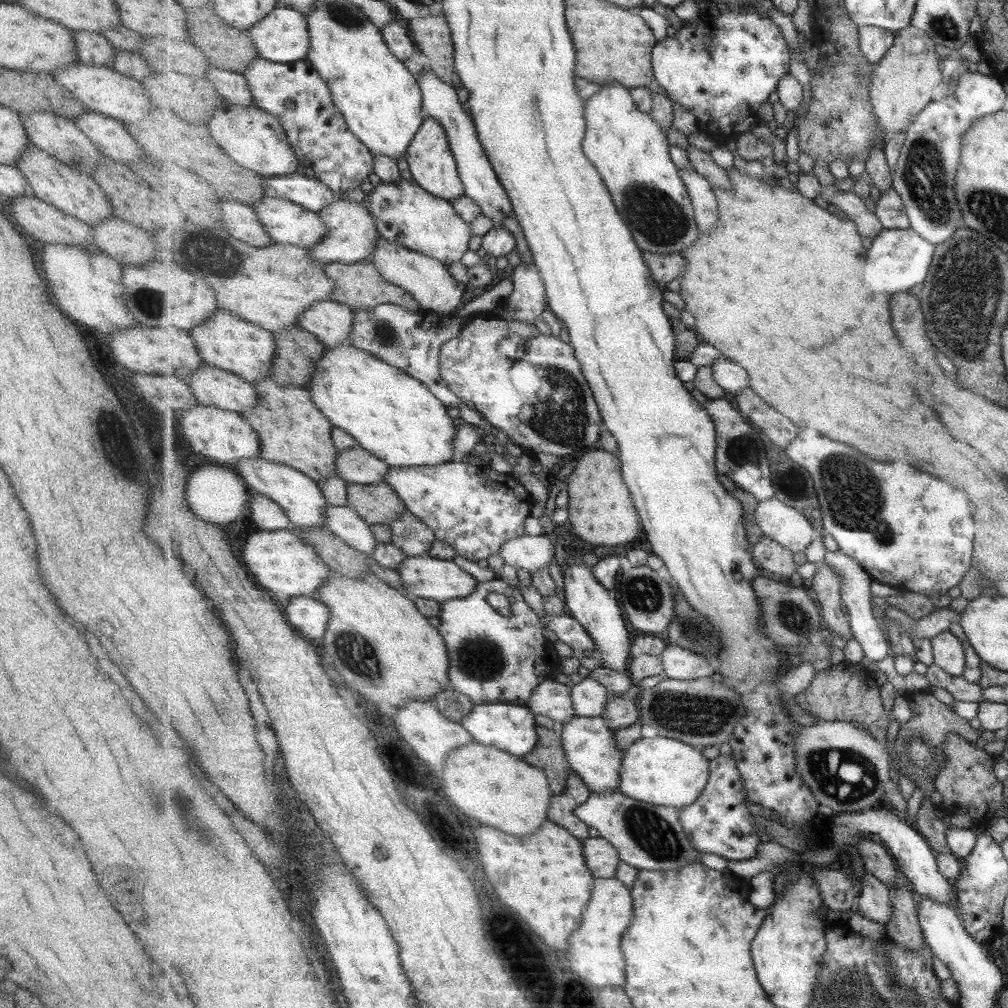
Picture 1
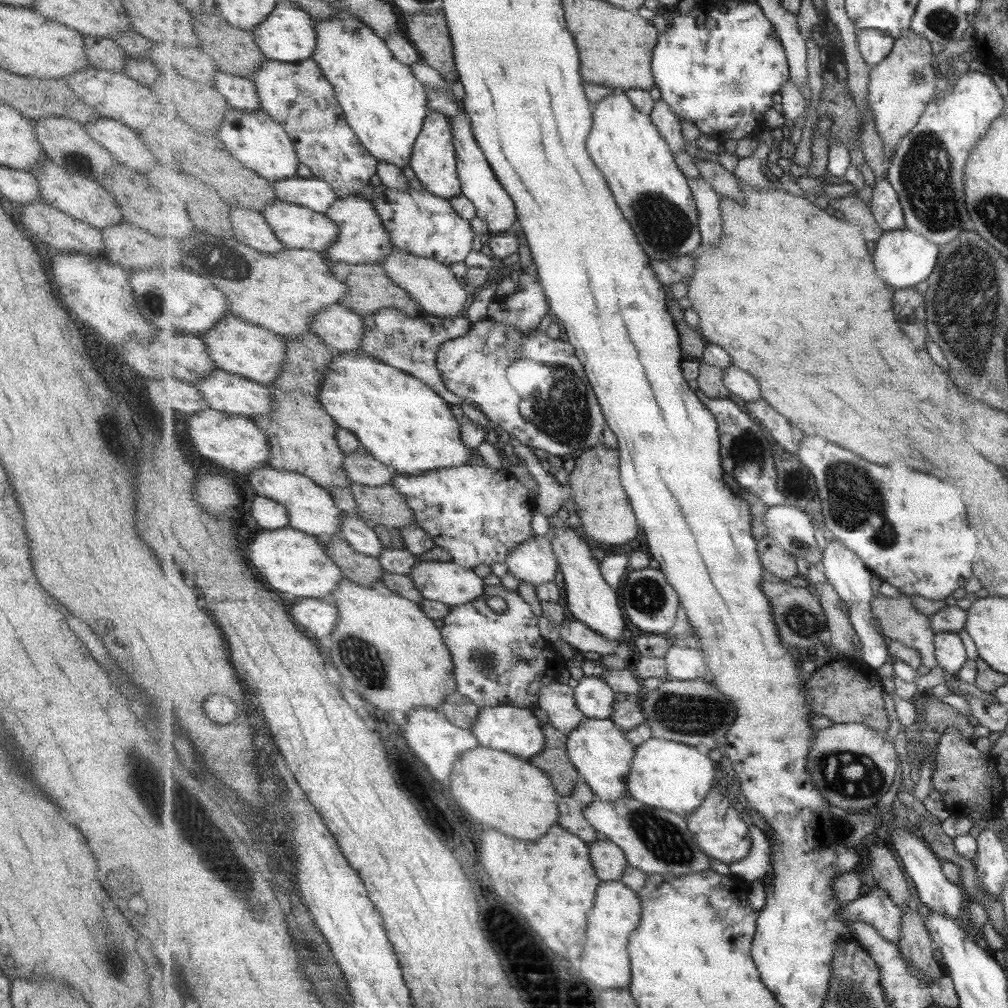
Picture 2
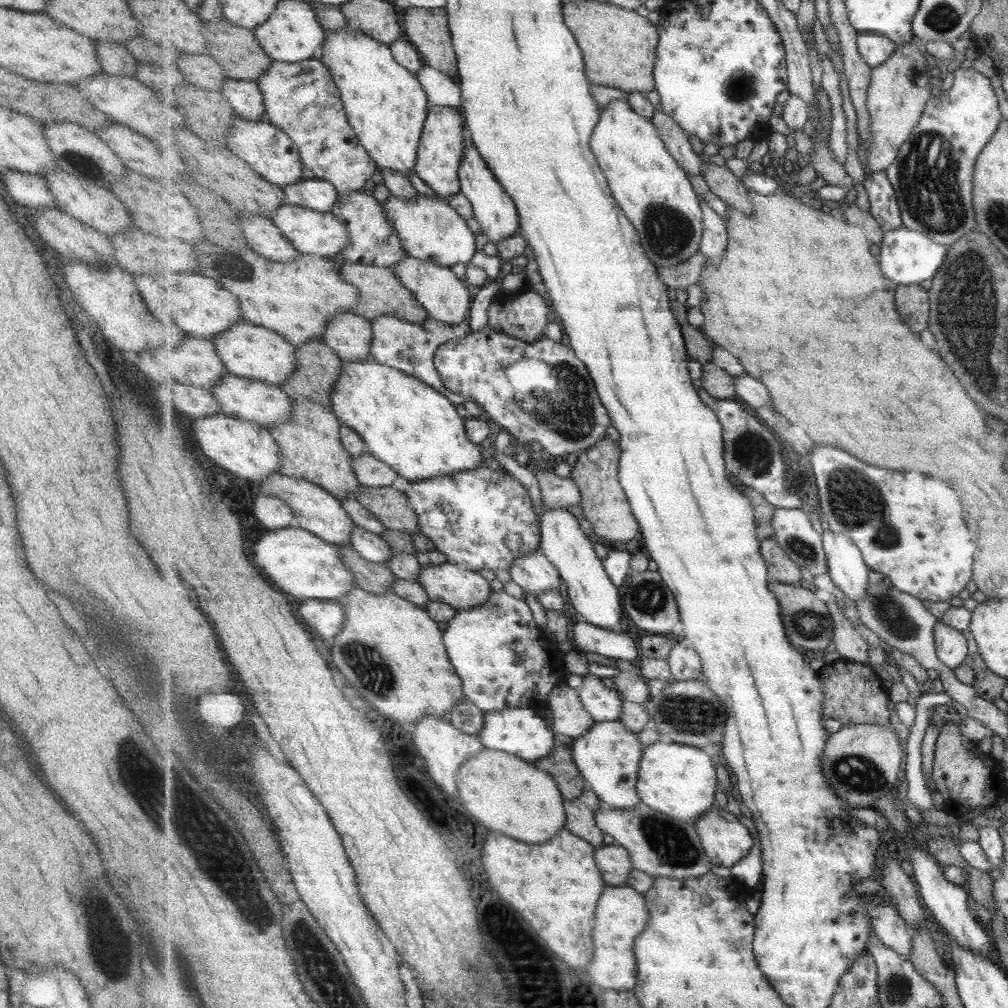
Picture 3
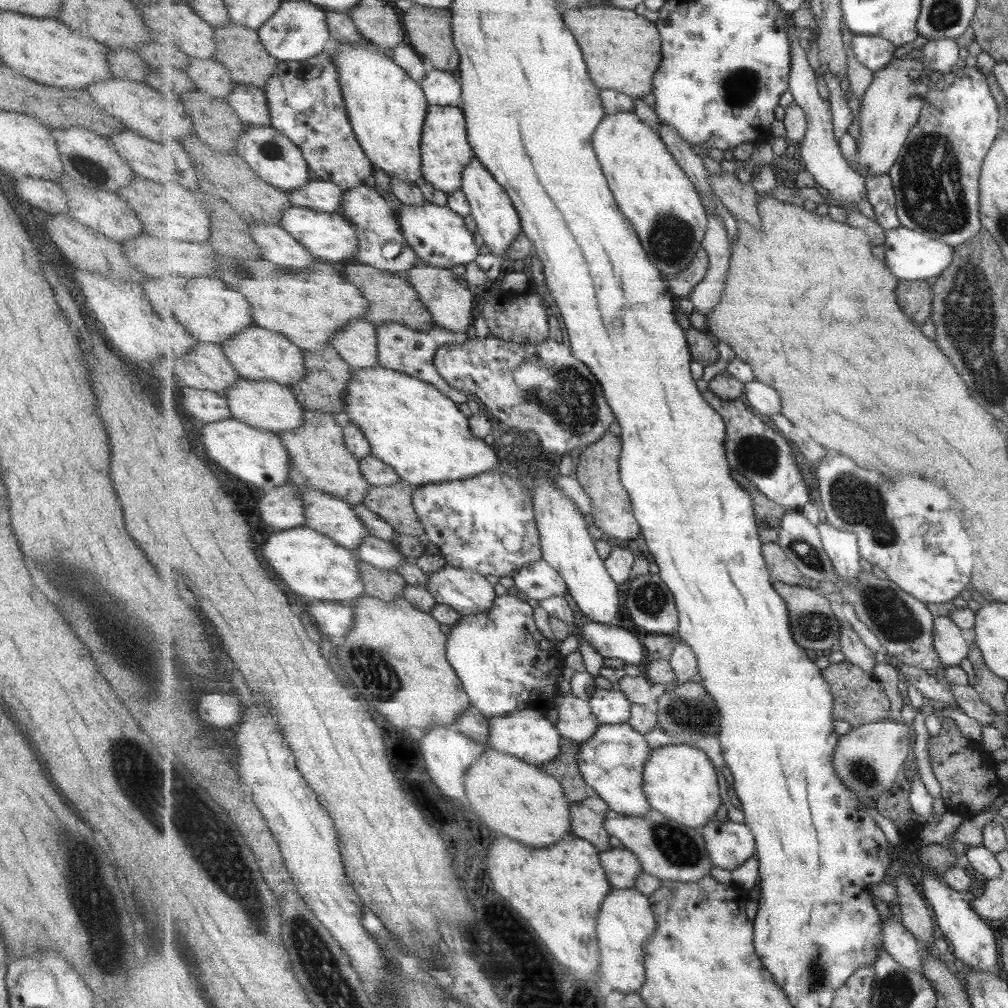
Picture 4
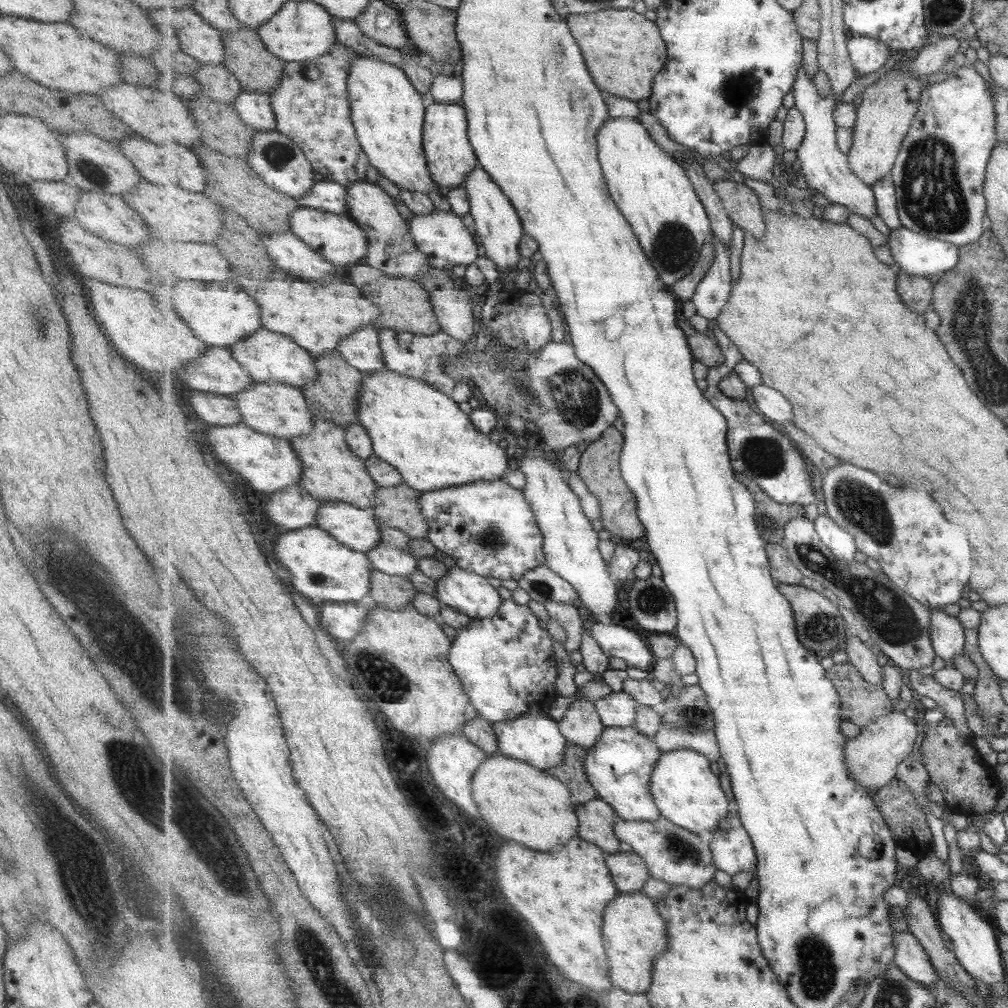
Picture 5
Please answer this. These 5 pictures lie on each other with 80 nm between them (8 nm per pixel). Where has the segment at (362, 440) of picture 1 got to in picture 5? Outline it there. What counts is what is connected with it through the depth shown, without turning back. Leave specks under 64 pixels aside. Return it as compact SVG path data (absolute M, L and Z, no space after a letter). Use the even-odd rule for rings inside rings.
M387 368L364 373L358 398L358 420L373 441L374 454L394 466L403 475L404 482L421 493L459 487L478 480L505 479L505 474L510 470L505 449L477 430L470 415L459 409L458 401L424 380Z

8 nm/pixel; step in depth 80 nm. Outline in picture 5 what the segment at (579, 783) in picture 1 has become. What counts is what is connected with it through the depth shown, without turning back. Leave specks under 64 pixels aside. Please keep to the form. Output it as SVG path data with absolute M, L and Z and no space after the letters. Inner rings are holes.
M601 798L577 806L579 817L578 835L583 840L598 844L607 855L621 853L614 824L622 821L615 809Z

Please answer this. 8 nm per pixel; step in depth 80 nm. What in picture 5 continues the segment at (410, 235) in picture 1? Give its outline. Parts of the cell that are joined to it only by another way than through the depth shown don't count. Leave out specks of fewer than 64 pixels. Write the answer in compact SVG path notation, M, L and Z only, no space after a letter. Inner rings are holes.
M433 209L430 213L431 214L425 214L425 216L417 216L414 214L410 220L410 226L414 241L418 245L418 248L426 253L427 260L430 261L432 268L449 271L453 266L459 266L459 264L468 267L470 264L477 263L479 258L479 246L477 246L473 234L465 228L465 224L463 224L463 220L461 220L462 217L454 214L452 210Z

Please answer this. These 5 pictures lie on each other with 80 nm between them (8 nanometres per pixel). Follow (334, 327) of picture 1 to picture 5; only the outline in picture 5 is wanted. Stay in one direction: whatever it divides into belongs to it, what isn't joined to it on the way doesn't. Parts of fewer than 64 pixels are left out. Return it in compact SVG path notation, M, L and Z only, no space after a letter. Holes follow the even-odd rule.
M374 325L360 328L359 331L346 336L337 349L349 364L355 365L363 374L386 368L379 328Z

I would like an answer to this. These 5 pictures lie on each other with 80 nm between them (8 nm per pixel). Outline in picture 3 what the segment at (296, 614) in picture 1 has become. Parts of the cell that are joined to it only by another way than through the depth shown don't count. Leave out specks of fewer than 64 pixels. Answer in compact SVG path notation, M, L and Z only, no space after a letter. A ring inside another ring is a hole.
M313 599L302 604L298 611L309 629L317 632L323 640L329 640L333 644L333 638L343 630L345 624L342 600Z

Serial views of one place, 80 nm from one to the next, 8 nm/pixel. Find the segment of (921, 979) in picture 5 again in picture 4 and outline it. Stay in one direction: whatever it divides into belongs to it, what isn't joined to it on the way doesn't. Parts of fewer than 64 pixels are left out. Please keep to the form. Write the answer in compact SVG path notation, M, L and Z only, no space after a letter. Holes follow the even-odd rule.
M895 916L885 920L882 929L883 944L891 956L905 968L922 974L924 957L917 937Z

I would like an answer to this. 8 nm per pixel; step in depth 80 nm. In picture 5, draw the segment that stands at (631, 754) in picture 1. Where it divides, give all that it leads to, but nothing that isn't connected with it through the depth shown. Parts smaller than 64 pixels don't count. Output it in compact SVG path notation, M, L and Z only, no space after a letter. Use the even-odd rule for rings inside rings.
M688 748L664 752L651 776L655 802L665 818L691 832L713 832L721 818L729 814L729 798L721 788L719 776L711 770L711 761L703 754Z

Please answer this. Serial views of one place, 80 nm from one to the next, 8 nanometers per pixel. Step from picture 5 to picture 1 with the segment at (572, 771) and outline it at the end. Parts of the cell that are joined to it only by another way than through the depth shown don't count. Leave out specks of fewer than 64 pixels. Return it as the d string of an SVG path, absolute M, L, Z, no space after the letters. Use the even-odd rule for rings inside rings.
M537 726L538 744L528 755L522 757L531 766L540 768L547 774L551 790L561 794L571 776L570 761L563 748L563 739L559 728L547 729Z

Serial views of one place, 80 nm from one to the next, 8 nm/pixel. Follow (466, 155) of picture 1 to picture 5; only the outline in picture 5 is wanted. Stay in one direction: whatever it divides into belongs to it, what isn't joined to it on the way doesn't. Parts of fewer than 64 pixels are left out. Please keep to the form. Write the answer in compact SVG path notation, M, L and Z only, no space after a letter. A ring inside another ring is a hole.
M482 167L471 172L464 186L467 193L470 194L470 214L476 222L476 233L482 239L485 254L495 260L500 271L506 274L507 280L510 280L519 272L516 266L522 258L521 252L519 252L519 243L522 242L526 233L522 218L519 217L511 200Z

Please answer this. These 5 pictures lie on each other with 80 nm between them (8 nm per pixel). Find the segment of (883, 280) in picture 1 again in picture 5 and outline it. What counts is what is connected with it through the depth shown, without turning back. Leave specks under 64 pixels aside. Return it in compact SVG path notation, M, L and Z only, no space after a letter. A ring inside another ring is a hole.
M907 228L893 230L888 246L894 267L911 276L935 276L949 272L959 262L959 247L950 242L937 240L912 232Z

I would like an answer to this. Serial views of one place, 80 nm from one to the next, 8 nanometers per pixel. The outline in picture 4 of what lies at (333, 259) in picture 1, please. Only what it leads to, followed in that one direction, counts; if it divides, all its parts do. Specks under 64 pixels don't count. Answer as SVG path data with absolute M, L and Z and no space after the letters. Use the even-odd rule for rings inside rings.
M363 185L349 191L345 191L343 196L341 214L355 226L358 233L359 246L358 251L354 254L355 260L361 264L378 268L382 271L391 271L396 274L403 275L410 268L415 266L419 260L415 251L406 242L403 234L403 226L399 223L399 217L389 202L375 190L369 186ZM389 244L395 244L395 257L387 258L385 256L385 248Z

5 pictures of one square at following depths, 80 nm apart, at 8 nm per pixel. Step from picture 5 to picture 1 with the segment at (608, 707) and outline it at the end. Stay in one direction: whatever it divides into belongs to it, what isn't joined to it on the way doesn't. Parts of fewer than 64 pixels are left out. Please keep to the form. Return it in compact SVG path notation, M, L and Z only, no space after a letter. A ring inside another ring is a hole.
M588 676L571 689L577 717L602 716L602 712L606 710L607 702L613 696L606 685L599 684L598 680Z

